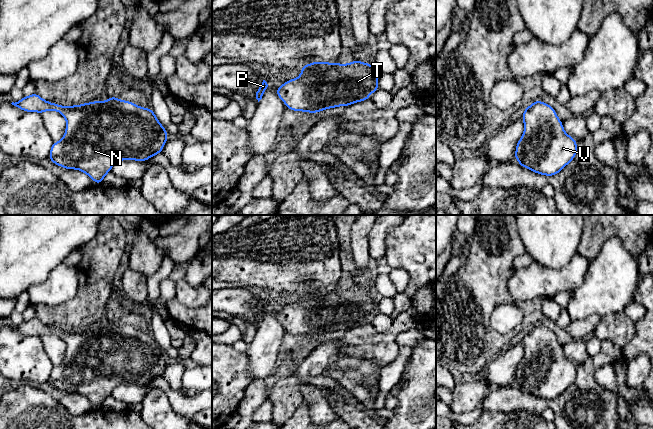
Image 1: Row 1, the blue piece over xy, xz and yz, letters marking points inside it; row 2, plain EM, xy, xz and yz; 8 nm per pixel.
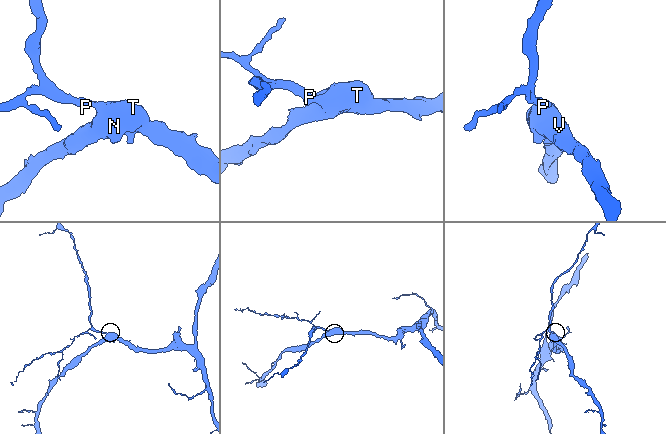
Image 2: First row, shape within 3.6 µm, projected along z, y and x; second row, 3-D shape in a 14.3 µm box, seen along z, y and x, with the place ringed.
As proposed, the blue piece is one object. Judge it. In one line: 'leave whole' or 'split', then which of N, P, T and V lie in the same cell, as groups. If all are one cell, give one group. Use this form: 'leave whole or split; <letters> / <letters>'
leave whole; N P T V

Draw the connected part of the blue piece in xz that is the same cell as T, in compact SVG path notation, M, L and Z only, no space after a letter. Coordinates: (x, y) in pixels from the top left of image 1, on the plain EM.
M354 284L349 288L312 286L302 290L298 302L287 304L276 313L276 318L293 335L303 335L315 338L328 332L349 330L353 327L370 323L369 319L378 311L378 296L373 288Z

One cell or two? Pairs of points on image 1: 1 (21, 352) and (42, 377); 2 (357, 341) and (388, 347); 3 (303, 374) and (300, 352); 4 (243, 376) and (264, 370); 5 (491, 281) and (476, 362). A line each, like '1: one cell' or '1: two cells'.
1: one cell
2: one cell
3: two cells
4: two cells
5: one cell

